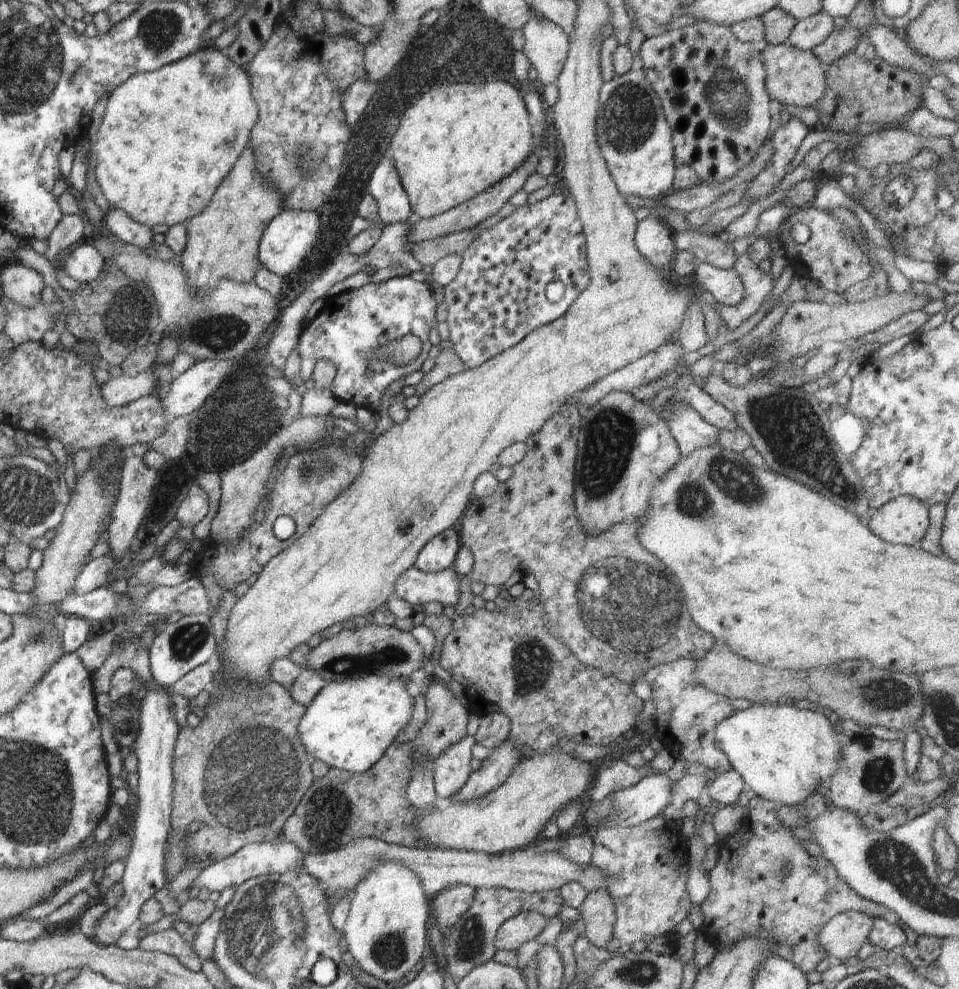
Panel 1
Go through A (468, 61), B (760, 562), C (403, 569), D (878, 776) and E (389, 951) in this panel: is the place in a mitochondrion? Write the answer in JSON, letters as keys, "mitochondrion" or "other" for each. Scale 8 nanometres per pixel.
{"A":"mitochondrion","B":"other","C":"other","D":"mitochondrion","E":"mitochondrion"}

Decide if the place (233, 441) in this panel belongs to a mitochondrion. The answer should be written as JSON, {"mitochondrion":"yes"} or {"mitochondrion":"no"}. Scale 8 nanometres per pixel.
{"mitochondrion":"yes"}

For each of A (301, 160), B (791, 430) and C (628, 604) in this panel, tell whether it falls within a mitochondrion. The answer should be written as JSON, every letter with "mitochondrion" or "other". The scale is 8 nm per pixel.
{"A":"mitochondrion","B":"mitochondrion","C":"mitochondrion"}

